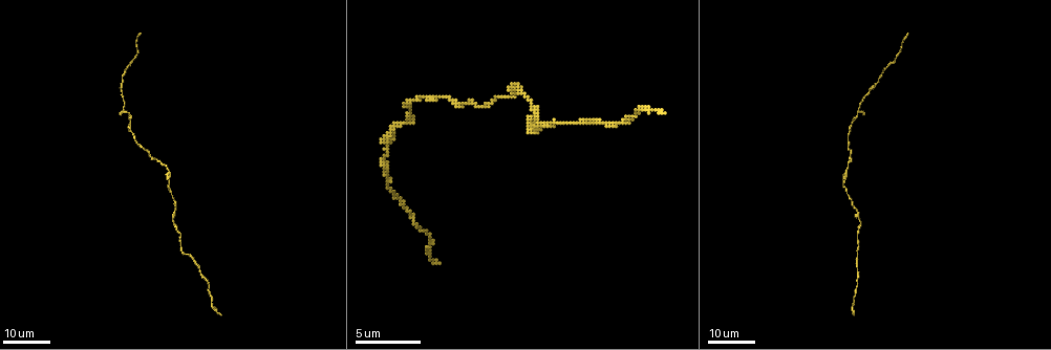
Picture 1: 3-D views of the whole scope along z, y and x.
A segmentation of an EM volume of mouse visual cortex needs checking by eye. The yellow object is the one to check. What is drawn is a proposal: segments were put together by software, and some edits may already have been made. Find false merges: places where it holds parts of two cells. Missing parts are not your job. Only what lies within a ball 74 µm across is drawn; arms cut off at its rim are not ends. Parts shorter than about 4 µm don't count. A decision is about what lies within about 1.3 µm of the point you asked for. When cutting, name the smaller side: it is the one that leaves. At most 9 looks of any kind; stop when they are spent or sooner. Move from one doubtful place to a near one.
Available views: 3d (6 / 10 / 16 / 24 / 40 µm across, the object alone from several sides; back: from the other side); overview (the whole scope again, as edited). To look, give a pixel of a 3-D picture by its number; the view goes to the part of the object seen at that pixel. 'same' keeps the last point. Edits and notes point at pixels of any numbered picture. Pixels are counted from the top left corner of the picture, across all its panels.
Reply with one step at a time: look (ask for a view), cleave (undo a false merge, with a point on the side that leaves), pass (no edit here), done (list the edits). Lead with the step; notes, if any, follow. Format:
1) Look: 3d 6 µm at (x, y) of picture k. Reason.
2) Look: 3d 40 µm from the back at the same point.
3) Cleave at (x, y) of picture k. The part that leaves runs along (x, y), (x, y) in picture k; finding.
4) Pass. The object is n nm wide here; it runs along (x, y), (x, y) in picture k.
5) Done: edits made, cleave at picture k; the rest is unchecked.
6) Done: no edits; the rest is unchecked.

Look: 3d 24 µm at (528, 131) of picture 1. Narrows sharply.

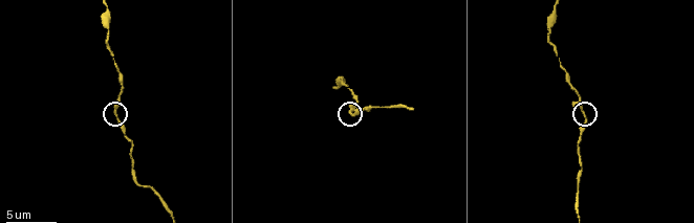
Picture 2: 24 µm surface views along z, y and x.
Look: 3d 10 µm at (116, 117) of picture 2.

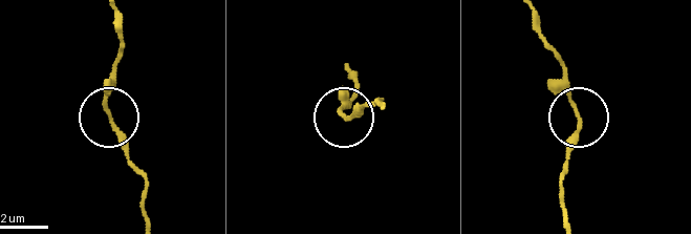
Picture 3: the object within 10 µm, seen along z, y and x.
Pass. It runs along (350, 68), (355, 88), (340, 108), (344, 116), (374, 106) in picture 3; continuous, no second cell.

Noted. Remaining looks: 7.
Look: 3d 6 µm at (107, 27) of picture 2. Sudden change in width.

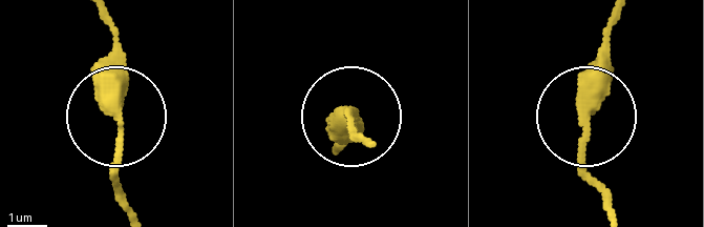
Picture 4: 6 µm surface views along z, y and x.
Pass. It runs along (101, 21), (118, 52), (118, 199) in picture 4; one cell here.

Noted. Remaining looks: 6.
Look: 3d 16 µm at (405, 122) of picture 1. Calibre changes.

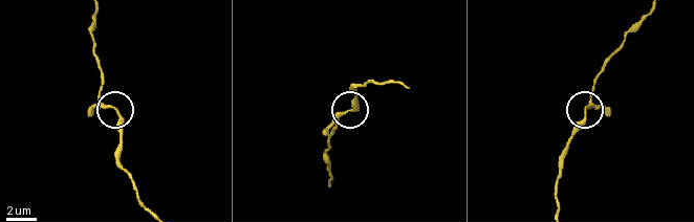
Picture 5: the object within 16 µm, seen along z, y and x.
Look: 3d 6 µm at (346, 113) of picture 5.

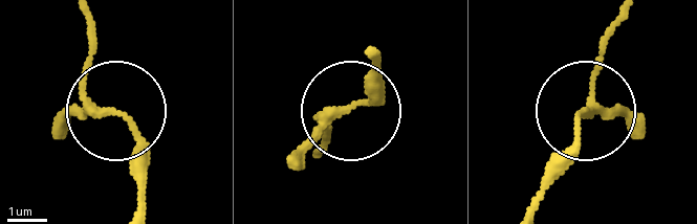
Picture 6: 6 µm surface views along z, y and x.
Cleave at (64, 133) of picture 6. The object is 190 nm wide here; the part that leaves runs along (91, 103), (85, 16) in picture 6; a second cell is stuck on.

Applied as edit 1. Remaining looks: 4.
Look: overview.

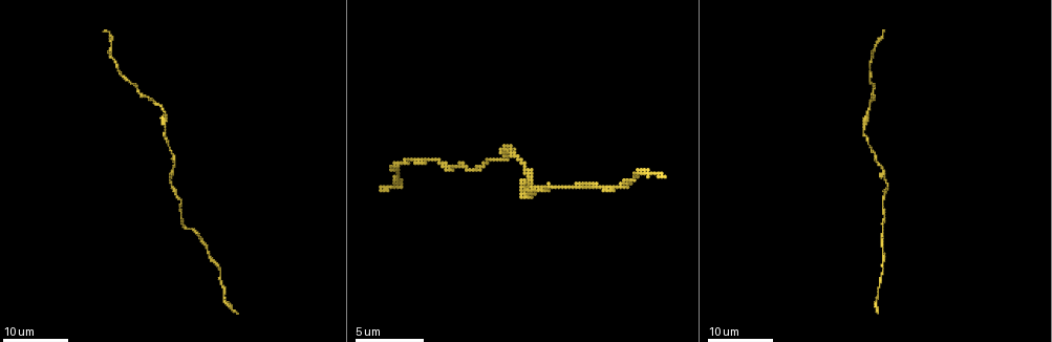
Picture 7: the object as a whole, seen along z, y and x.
Look: 3d 24 µm at (550, 186) of picture 7. Calibre changes.

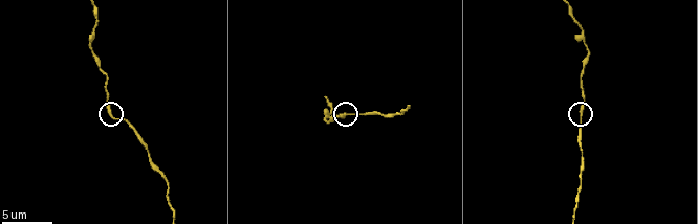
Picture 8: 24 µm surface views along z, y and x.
Look: 3d 6 µm at (345, 113) of picture 8. Zoom in.

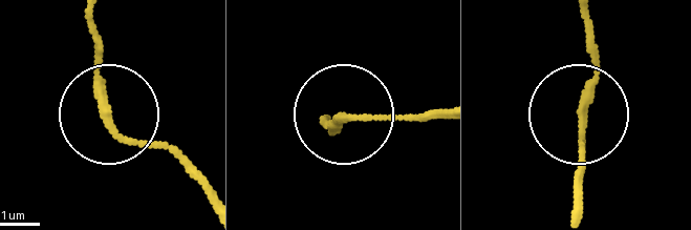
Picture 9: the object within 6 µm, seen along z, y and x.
Pass. All the same cell.

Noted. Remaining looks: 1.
Done: edits made, cleave at picture 6; the rest is unchecked.

